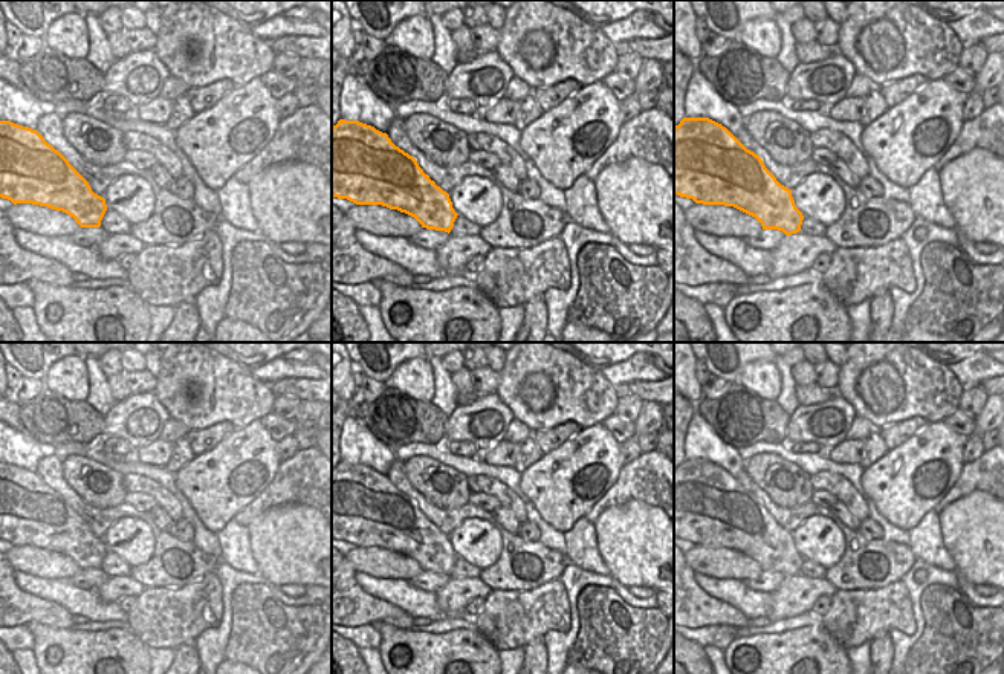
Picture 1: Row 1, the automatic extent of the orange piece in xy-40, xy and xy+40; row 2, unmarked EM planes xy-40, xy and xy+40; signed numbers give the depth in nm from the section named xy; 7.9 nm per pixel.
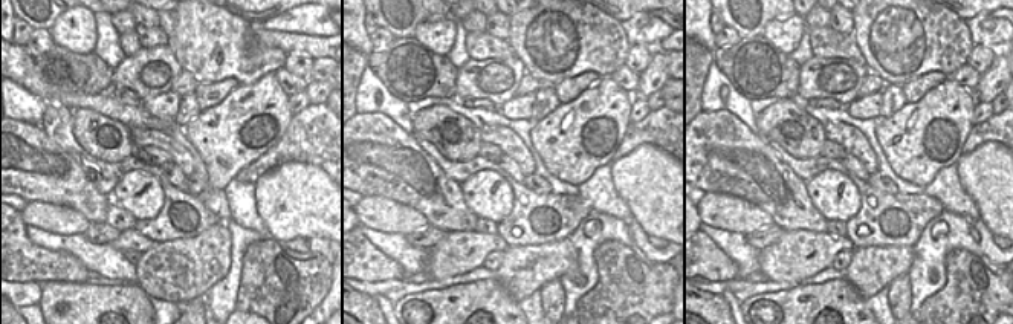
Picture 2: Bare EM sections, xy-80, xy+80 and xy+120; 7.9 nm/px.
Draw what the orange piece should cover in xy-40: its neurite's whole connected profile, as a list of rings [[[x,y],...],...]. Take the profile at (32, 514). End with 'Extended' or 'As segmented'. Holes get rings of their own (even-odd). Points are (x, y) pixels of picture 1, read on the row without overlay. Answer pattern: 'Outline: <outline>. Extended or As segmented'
Outline: [[[0,463],[0,540],[17,546],[32,546],[63,553],[75,561],[81,570],[99,570],[107,553],[105,541],[95,536],[89,524],[55,492],[44,480],[29,469]]]. As segmented.

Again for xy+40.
Outline: [[[683,460],[674,469],[674,536],[695,546],[734,549],[755,559],[763,572],[778,572],[785,578],[799,575],[804,562],[792,532],[776,523],[758,497],[709,460]]]. As segmented.

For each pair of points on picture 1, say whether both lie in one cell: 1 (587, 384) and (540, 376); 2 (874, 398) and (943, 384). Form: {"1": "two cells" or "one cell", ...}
{"1": "one cell", "2": "one cell"}

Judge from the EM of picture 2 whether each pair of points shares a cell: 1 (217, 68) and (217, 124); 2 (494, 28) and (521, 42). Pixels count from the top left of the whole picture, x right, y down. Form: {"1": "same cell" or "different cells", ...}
{"1": "different cells", "2": "different cells"}

